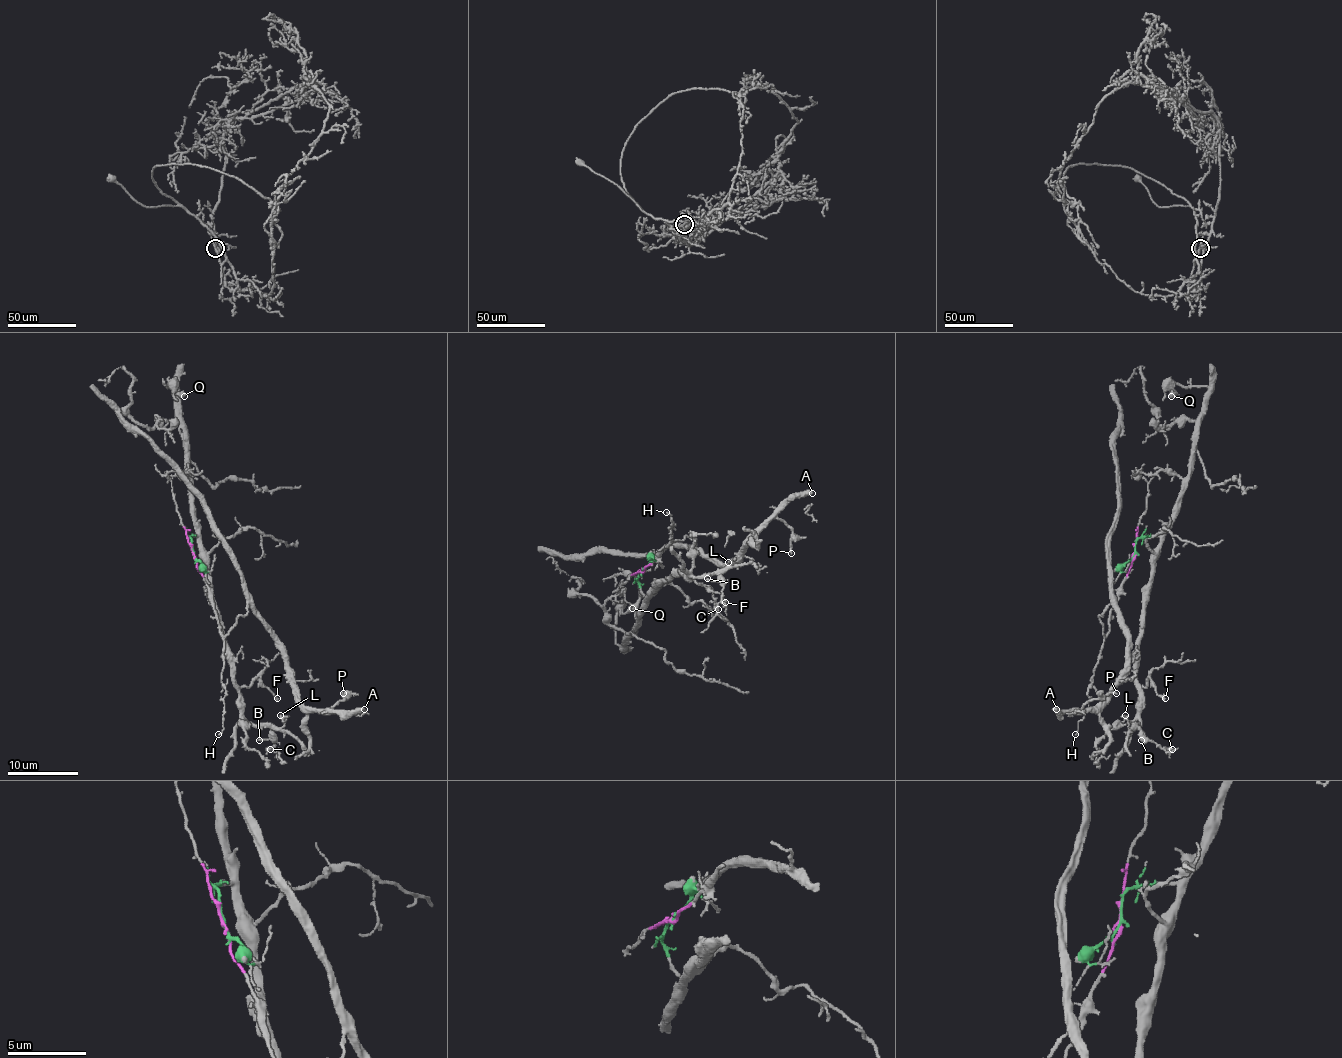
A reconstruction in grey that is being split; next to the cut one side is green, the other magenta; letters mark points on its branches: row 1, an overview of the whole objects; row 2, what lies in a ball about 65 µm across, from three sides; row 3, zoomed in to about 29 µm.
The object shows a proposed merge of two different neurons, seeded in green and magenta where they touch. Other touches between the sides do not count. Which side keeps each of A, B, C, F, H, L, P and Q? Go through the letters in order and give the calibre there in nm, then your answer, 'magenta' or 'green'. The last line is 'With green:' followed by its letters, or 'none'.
A: 460 nm | magenta
B: 150 nm | green
C: 460 nm | green
F: 200 nm | green
H: 80 nm | magenta
L: 160 nm | green
P: 160 nm | magenta
Q: 480 nm | green
With green: B, C, F, L, Q

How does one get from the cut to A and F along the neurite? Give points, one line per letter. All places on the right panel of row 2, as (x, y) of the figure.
A: (1134, 552), (1104, 635), (1098, 617), (1111, 603), (1127, 633), (1121, 681), (1097, 707), (1056, 709)
F: (1134, 552), (1139, 538), (1160, 538), (1141, 617), (1136, 679), (1143, 686), (1150, 679), (1155, 692), (1166, 699)

